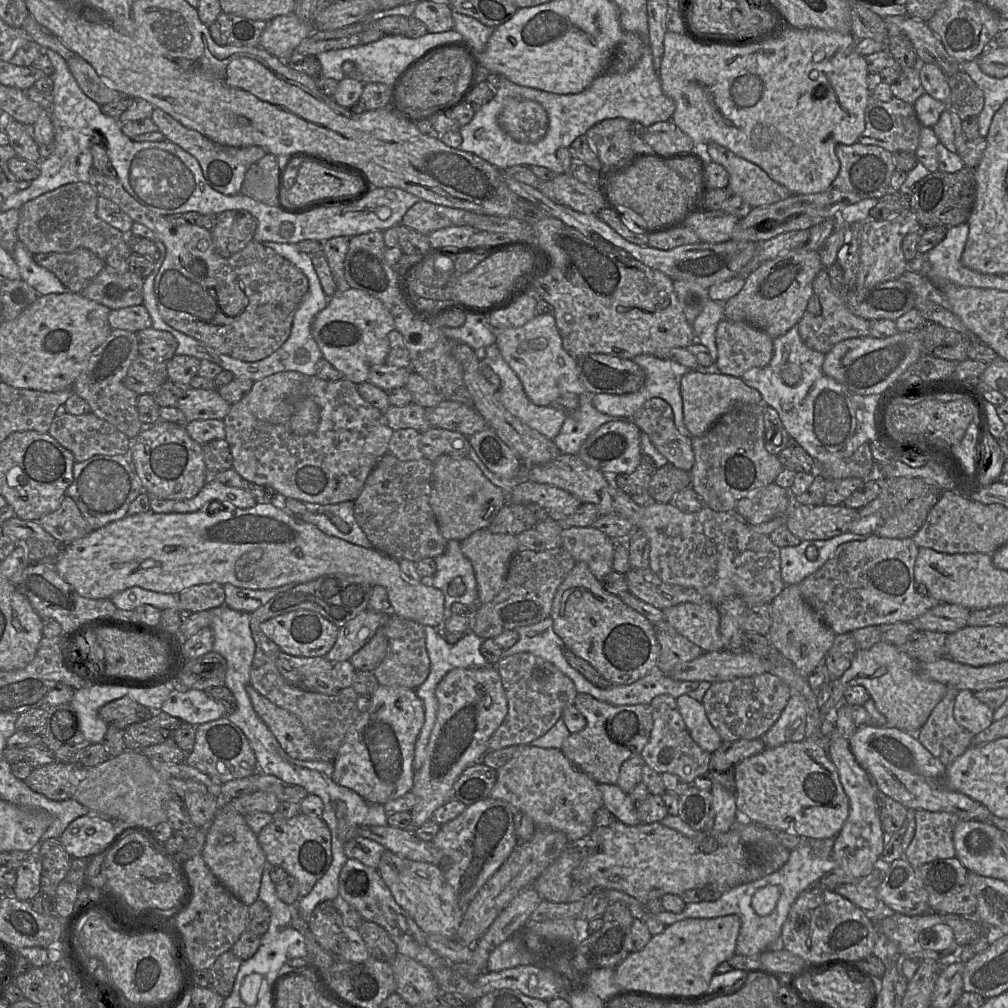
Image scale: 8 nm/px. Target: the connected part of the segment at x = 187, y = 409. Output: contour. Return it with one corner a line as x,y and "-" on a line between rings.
187,387
176,407
188,422
196,420
223,420
231,404
225,401
218,389
204,390

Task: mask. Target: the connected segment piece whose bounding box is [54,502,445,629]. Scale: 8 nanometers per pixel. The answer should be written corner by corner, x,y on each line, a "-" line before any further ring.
257,502
252,508
235,510
223,508
219,503
210,505
214,505
214,508
208,508
213,511
210,513
197,511
165,514
148,511
110,522
69,545
63,545
54,561
55,569
80,596
90,599
111,598
114,594
134,586
165,594
179,594
194,585
212,582
263,590
305,583
333,573
357,575
372,586
381,585
387,590
390,608
395,615
423,626
442,628
445,620
442,591
427,580
409,582
403,576
396,559
375,548
365,548
328,536
315,525
271,503

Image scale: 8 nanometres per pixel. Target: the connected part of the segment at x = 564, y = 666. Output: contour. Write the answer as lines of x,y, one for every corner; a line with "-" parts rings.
551,616
536,624
518,627
516,630
519,640
512,647
503,650
503,657
520,652
529,652
539,656
569,677
578,693
592,696
591,690
594,690
595,685
568,663
564,655
565,644
554,631

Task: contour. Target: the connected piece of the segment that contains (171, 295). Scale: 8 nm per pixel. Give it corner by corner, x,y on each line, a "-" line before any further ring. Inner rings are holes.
93,167
89,183
100,196
117,204
134,222
151,229
165,245
166,256
155,278
154,291
159,313
169,326
218,353
243,362
256,362
270,356
289,338
295,313
309,290
307,276
291,262
256,240
224,258
215,251
210,230
192,223
173,223
165,215
147,209
125,190
117,177
104,175
-
239,290
248,298
248,304
239,314
227,316
221,300
229,294
239,295

